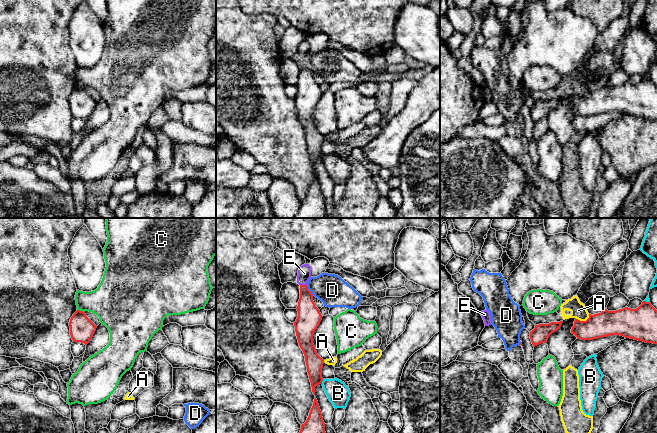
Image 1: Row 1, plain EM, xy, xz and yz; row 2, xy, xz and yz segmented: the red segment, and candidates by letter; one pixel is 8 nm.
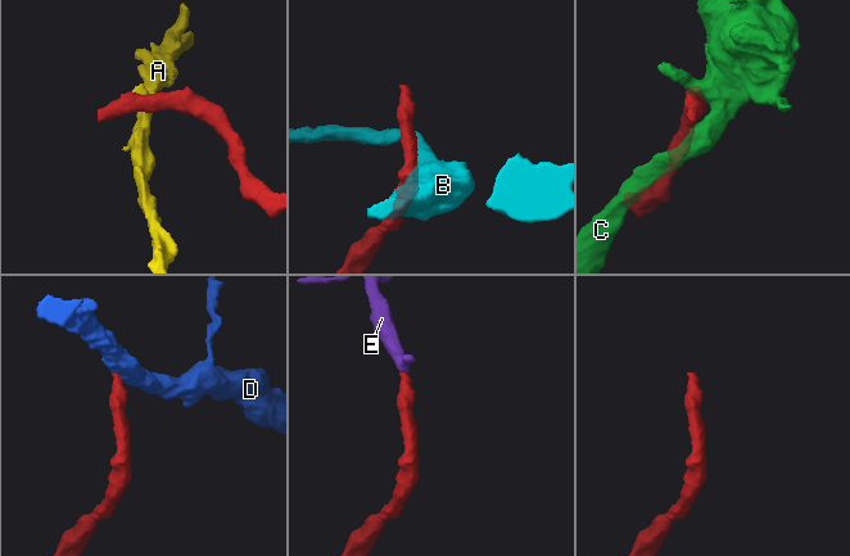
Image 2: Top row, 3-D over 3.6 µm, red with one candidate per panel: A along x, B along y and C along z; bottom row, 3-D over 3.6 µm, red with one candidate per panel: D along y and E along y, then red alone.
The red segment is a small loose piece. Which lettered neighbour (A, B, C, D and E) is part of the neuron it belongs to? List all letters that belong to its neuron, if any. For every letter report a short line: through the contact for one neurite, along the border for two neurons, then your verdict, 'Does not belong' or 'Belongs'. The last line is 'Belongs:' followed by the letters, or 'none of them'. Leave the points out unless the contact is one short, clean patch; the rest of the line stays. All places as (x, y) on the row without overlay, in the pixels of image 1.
A: Line: yz (589, 90), (585, 96), (578, 96), (576, 94). Does not belong
B: Does not belong
C: Line: xy (77, 85), (84, 88). Does not belong
D: Line: xz (306, 61), (313, 70). Does not belong
E: Line: xz (309, 91), (303, 61), (304, 49). Belongs
Belongs: E

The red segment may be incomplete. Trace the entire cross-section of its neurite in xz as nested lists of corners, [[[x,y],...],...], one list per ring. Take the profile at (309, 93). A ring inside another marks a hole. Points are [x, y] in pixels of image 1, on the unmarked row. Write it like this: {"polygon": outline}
{"polygon": [[[309,40],[302,41],[297,52],[297,59],[300,61],[300,75],[296,84],[298,93],[294,98],[294,102],[299,122],[305,132],[312,168],[315,171],[315,163],[322,160],[323,157],[322,144],[324,136],[317,130],[313,120],[313,111],[323,92],[315,82],[313,70],[307,63],[310,54],[311,42]]]}

